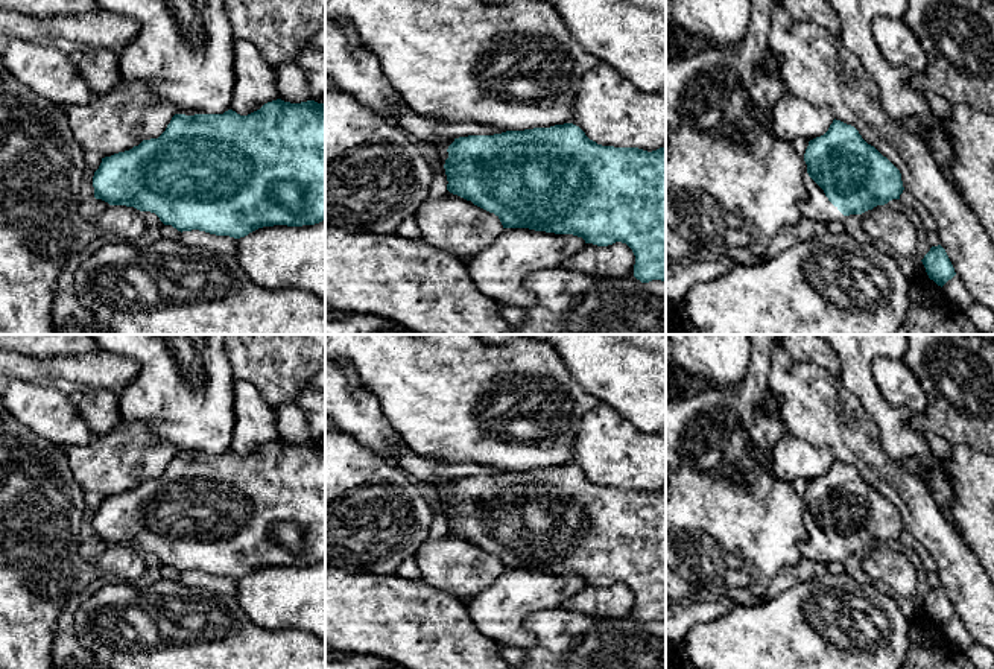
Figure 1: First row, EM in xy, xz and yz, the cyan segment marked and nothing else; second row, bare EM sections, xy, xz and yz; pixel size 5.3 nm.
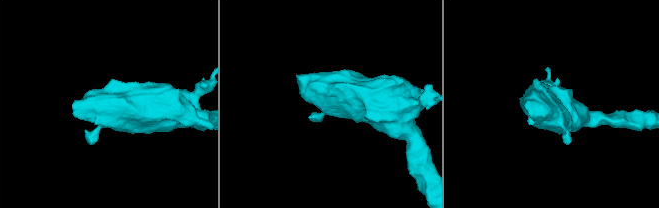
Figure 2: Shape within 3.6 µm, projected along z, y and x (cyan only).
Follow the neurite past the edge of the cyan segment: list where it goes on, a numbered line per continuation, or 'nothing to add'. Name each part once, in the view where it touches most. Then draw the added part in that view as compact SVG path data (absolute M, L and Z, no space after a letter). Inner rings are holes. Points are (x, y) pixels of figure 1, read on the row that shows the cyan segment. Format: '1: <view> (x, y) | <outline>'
1: yz (816, 207) | M807 175L806 176L807 198L799 202L801 216L819 224L844 222L844 216L837 207L834 207L824 190Z

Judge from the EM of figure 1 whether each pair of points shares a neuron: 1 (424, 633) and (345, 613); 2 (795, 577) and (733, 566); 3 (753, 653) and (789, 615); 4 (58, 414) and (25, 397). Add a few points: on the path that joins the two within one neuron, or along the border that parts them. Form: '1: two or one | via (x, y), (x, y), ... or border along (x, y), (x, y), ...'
1: one | via (405, 619), (365, 613)
2: two | border along (801, 557), (772, 578), (765, 592), (766, 599)
3: one | via (762, 643), (781, 624)
4: one | via (50, 414), (32, 405)

